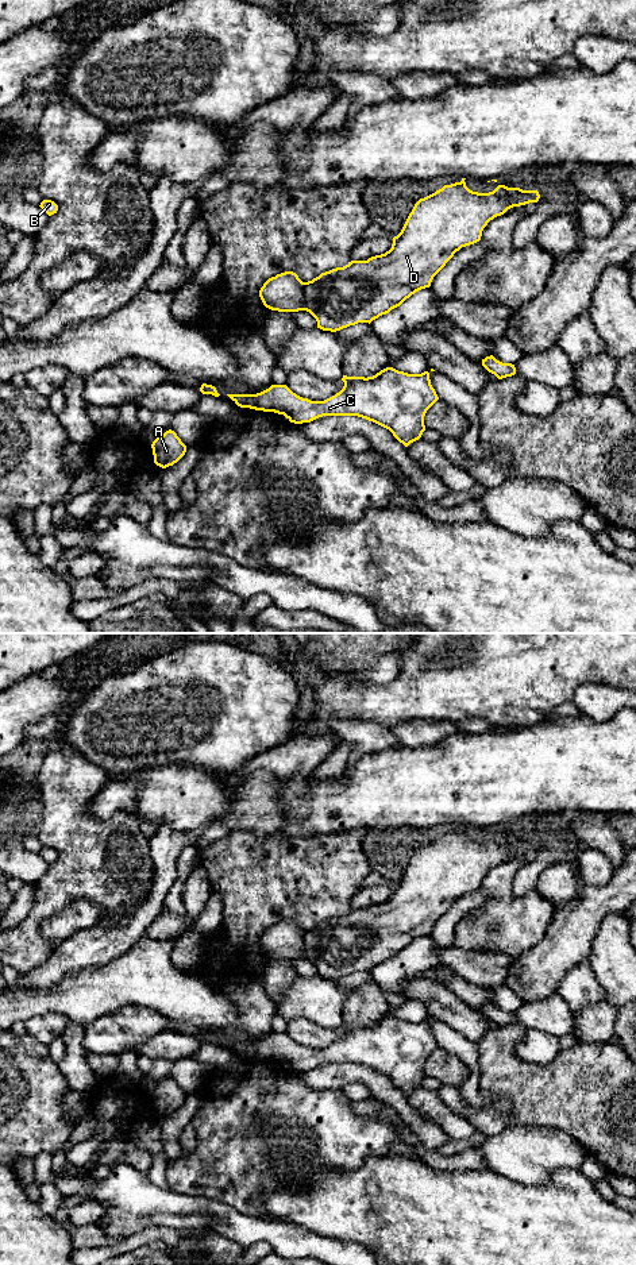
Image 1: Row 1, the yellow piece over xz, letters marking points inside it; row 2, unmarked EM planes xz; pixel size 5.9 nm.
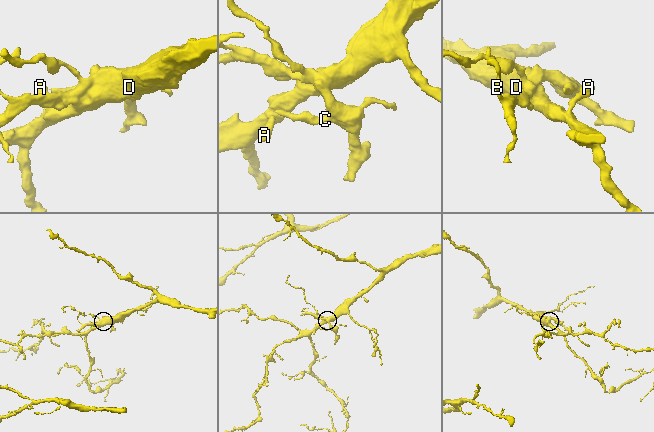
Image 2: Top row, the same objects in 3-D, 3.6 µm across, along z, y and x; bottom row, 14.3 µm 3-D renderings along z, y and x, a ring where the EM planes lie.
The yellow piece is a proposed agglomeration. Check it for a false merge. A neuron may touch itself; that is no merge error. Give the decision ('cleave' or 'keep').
keep

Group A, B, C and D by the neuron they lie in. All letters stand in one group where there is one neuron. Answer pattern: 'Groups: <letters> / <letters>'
Groups: A B C D

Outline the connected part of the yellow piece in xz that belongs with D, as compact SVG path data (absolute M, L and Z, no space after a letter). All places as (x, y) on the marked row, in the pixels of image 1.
M460 182L444 185L435 193L420 198L409 213L401 232L393 238L389 251L369 258L351 261L343 267L321 273L312 281L302 282L293 271L269 278L259 290L263 305L278 312L309 312L317 328L336 332L358 323L371 323L400 306L416 292L429 288L433 277L462 247L481 240L490 220L513 207L537 203L537 190L523 190L498 185L493 192L478 193Z

